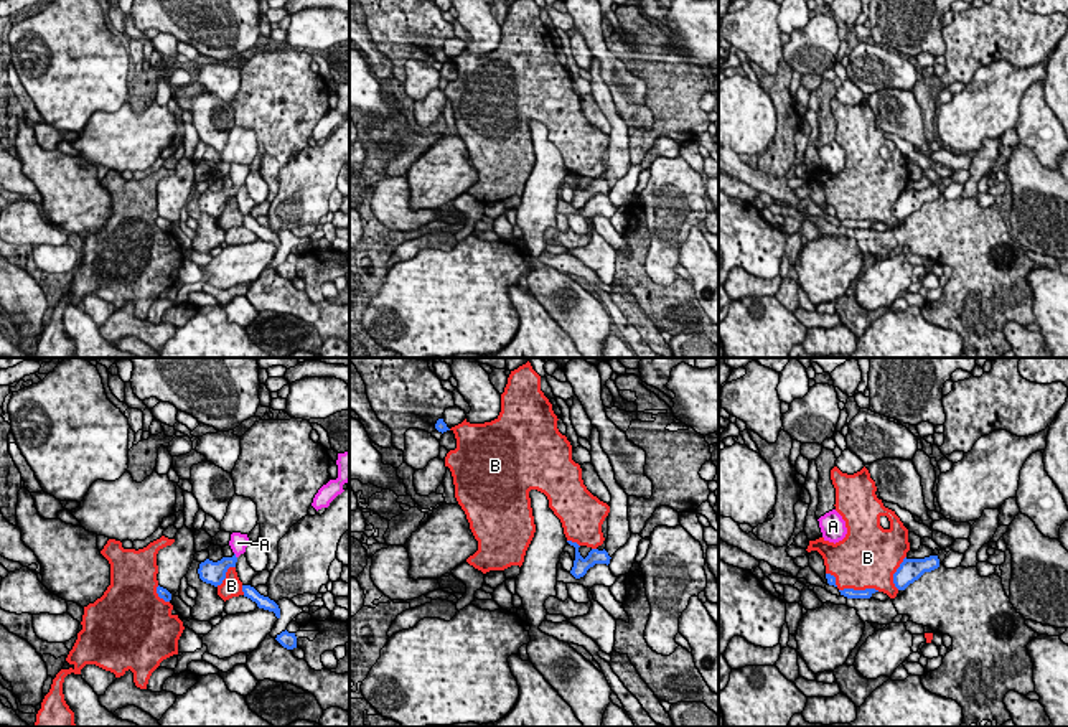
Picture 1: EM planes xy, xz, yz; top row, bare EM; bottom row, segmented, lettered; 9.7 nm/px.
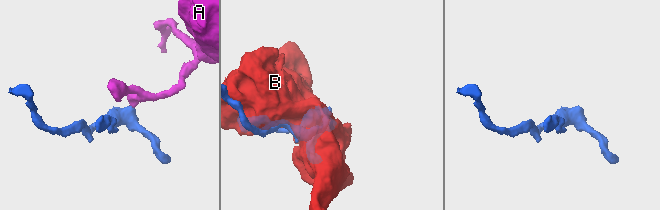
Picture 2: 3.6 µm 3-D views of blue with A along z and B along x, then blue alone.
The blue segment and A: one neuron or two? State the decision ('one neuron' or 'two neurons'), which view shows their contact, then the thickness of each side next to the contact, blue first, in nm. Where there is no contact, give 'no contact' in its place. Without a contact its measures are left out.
one neuron | xy | 220/170 nm

